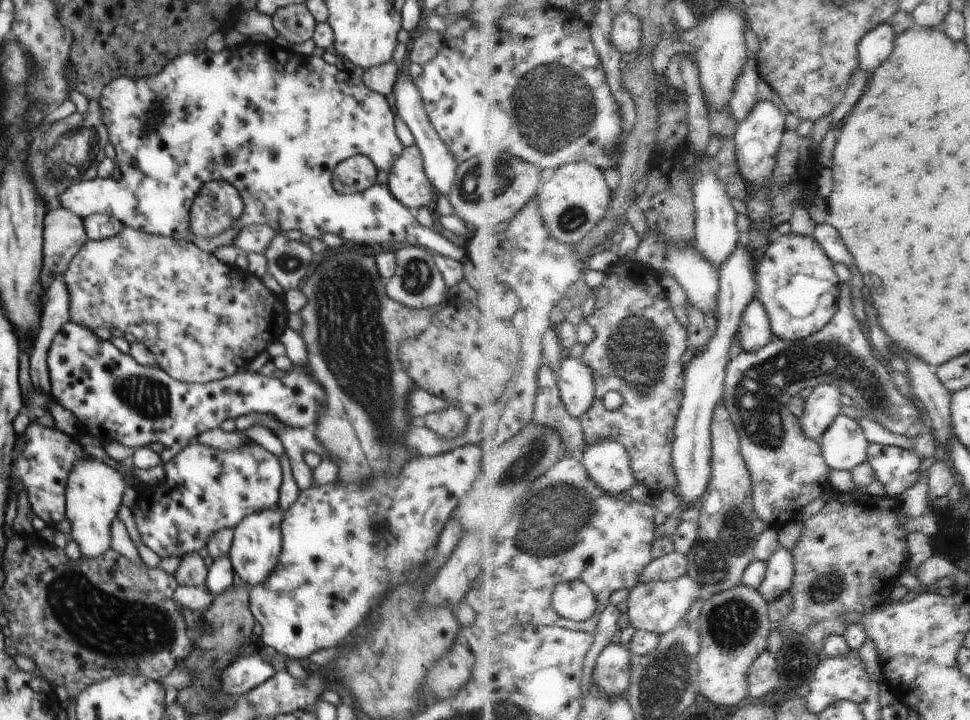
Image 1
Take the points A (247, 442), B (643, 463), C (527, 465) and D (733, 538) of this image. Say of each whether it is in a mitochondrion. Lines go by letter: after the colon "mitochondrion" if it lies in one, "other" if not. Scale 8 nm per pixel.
A: other
B: other
C: mitochondrion
D: mitochondrion

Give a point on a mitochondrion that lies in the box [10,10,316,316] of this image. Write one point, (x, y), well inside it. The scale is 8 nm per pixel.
(70, 157)

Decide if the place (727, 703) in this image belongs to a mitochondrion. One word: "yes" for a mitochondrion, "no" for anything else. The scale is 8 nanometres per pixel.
no

